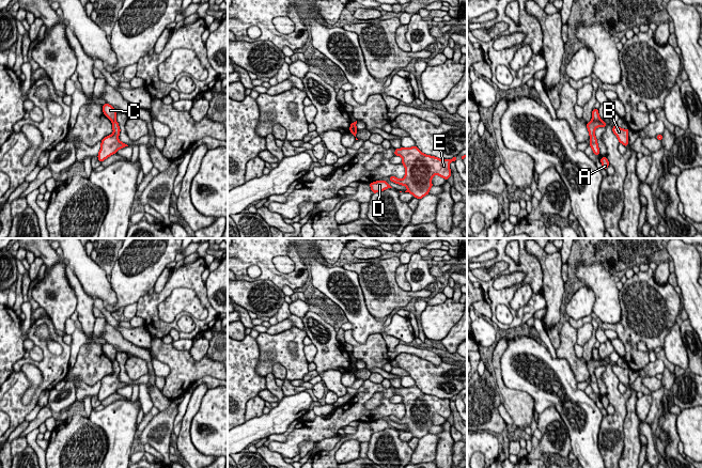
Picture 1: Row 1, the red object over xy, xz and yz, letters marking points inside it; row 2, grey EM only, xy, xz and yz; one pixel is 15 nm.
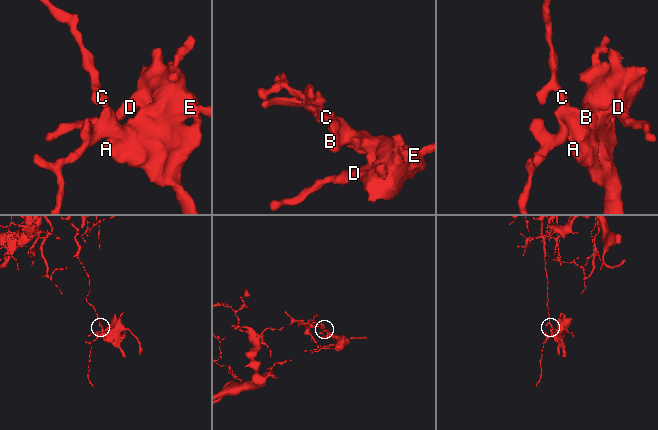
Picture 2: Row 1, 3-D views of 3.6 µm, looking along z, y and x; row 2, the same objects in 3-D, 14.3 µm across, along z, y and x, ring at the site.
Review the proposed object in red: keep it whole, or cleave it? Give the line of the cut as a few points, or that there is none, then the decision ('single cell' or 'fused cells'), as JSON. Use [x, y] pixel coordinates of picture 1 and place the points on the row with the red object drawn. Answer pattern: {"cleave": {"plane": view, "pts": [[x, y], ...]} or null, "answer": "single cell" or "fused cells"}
{"cleave": {"plane": "yz", "pts": [[592, 120], [601, 121]]}, "answer": "fused cells"}

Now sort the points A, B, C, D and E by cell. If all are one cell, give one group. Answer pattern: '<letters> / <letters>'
A B D E / C

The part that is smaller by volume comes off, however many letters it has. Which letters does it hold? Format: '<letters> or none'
A, B, D, E

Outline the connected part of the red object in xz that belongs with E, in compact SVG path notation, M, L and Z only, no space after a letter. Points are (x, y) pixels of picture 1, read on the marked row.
M417 146L395 149L394 155L402 157L405 176L399 180L392 175L389 180L395 184L406 186L407 190L405 192L411 193L414 198L419 200L430 193L434 175L439 175L446 181L452 175L450 162L455 162L457 159L457 156L449 160L425 155Z

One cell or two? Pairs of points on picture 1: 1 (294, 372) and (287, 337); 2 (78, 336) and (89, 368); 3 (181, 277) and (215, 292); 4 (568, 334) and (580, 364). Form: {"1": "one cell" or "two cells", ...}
{"1": "one cell", "2": "two cells", "3": "two cells", "4": "one cell"}

